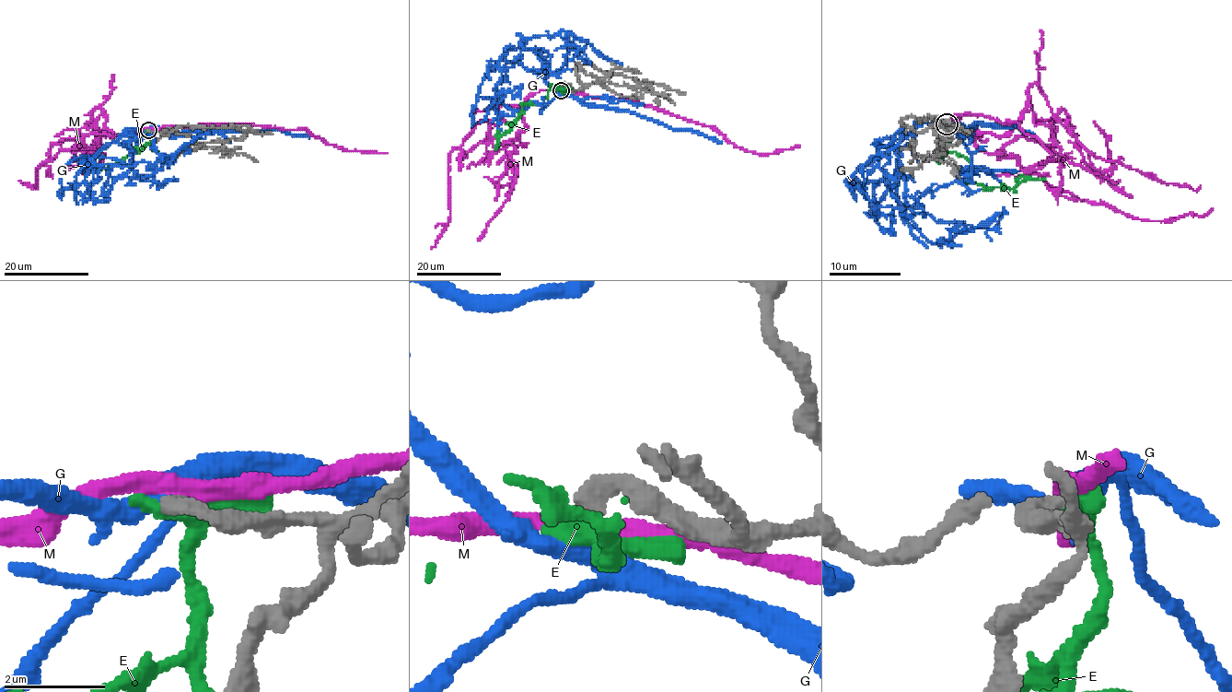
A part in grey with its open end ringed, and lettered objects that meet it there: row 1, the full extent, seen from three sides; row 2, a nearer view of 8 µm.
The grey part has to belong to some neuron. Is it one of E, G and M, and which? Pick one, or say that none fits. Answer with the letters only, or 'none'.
G

